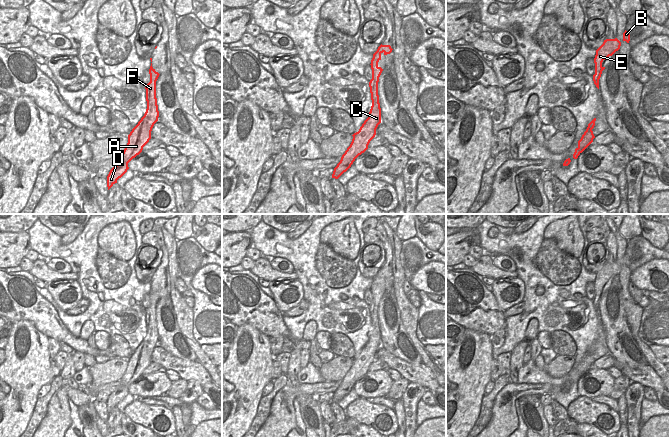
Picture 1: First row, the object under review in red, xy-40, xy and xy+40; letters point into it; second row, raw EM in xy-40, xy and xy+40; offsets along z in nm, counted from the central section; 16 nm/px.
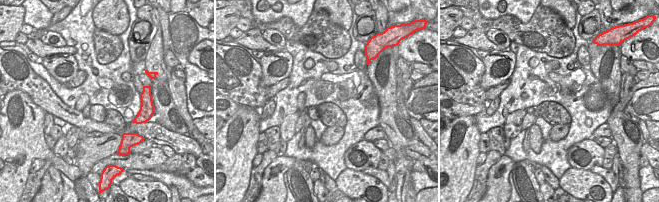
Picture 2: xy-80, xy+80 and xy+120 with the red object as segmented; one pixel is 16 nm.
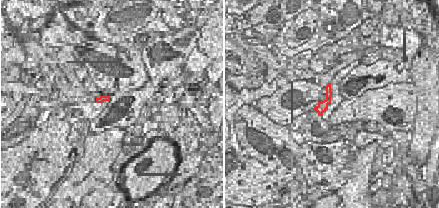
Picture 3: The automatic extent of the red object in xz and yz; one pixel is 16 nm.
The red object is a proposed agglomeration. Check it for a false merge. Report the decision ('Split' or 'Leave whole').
Leave whole.

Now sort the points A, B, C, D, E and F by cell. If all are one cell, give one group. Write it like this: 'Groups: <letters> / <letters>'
Groups: A B C D E F.

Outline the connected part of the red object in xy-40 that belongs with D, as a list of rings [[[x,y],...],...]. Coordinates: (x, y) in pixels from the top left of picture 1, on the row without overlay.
[[[152,287],[149,298],[150,306],[145,309],[146,336],[128,359],[128,367],[120,380],[121,385],[110,394],[107,400],[108,414],[127,396],[129,393],[128,387],[142,376],[143,371],[151,363],[151,355],[154,348],[158,345],[159,335],[156,322],[156,305],[160,298],[152,291]]]

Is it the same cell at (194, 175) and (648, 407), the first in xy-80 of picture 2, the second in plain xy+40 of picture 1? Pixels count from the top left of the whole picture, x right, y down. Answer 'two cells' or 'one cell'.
two cells

